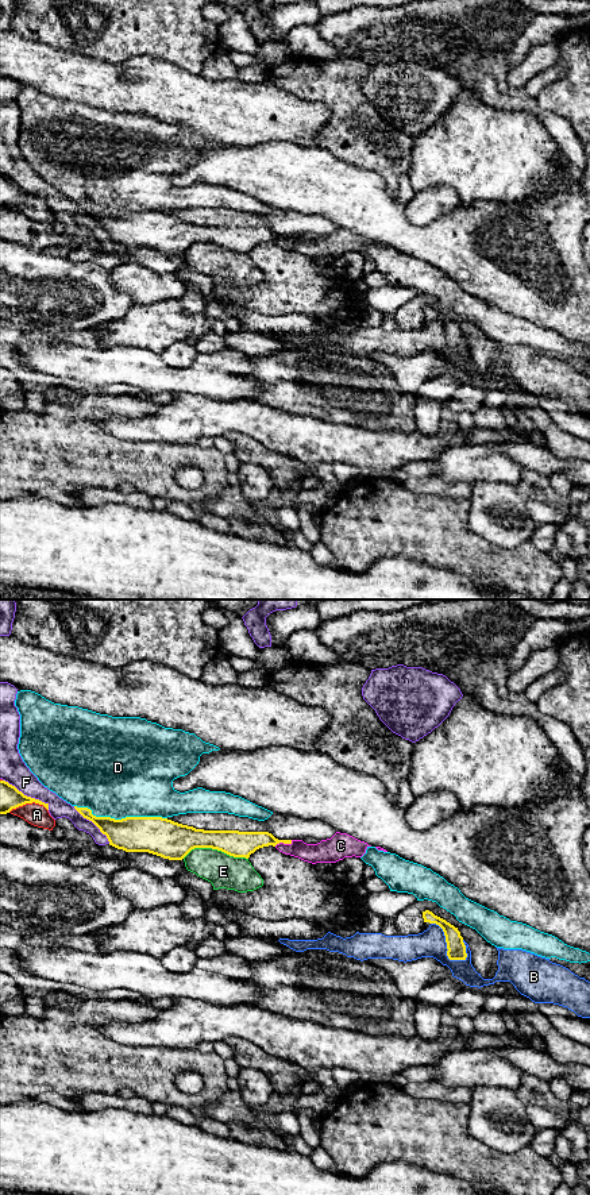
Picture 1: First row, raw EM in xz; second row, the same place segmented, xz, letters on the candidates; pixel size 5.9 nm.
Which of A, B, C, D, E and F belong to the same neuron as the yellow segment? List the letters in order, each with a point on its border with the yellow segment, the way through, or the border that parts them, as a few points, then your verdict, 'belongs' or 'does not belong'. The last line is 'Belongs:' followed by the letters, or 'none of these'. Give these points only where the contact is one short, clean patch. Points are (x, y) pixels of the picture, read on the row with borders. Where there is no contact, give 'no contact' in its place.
A: xz (27, 802) | does not belong
B: xz (447, 947) | does not belong
C: xz (282, 841) | does not belong
D: xz (122, 818) | does not belong
E: xz (215, 848) | does not belong
F: xz (26, 795) | does not belong
Belongs: none of these

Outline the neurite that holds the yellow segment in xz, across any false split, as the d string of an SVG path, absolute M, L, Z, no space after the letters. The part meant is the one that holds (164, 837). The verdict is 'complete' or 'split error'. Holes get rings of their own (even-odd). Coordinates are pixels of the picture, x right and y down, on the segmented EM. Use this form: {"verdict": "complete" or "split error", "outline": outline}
{"verdict": "complete", "outline": "M88 807L74 809L92 821L109 845L126 852L149 852L169 860L182 860L194 848L212 848L234 857L248 859L257 849L292 840L278 840L269 832L204 830L162 817L96 817Z"}

